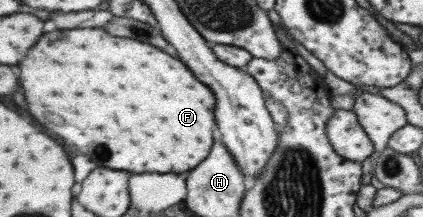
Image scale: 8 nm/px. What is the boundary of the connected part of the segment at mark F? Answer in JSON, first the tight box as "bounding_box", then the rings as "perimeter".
{"bounding_box":[19,29,215,173],"perimeter":[[[67,29],[67,31],[51,31],[51,33],[43,33],[39,37],[39,41],[27,51],[27,55],[19,61],[19,85],[25,93],[25,101],[27,101],[27,111],[35,117],[35,119],[49,119],[49,129],[55,131],[59,137],[63,137],[69,145],[73,145],[79,153],[87,155],[89,159],[93,159],[95,165],[99,167],[107,167],[107,169],[115,169],[115,171],[131,171],[131,173],[185,173],[189,169],[193,169],[195,165],[199,165],[213,143],[211,131],[215,125],[215,117],[213,117],[213,107],[215,107],[215,99],[213,93],[209,93],[209,87],[199,83],[195,77],[191,77],[191,71],[177,59],[171,57],[167,53],[163,53],[161,49],[147,45],[147,43],[139,43],[133,39],[123,39],[123,37],[111,37],[101,29]]]}

